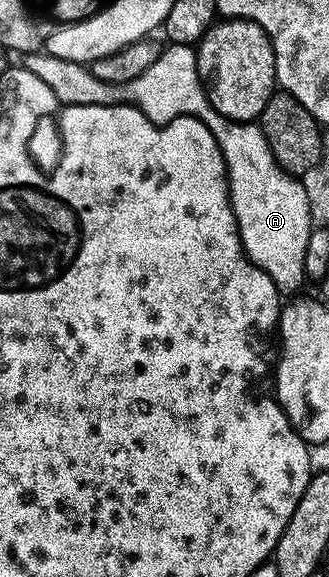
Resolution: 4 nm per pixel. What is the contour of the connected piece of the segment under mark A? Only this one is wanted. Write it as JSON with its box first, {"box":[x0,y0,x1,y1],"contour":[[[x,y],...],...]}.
{"box":[21,44,312,294],"contour":[[[167,44],[162,54],[144,71],[144,75],[136,75],[127,85],[120,85],[103,81],[100,77],[94,77],[89,68],[81,61],[65,61],[56,59],[51,53],[39,51],[30,53],[23,61],[21,68],[32,71],[36,79],[44,79],[50,88],[50,96],[55,102],[62,101],[63,106],[68,105],[108,105],[117,106],[118,101],[127,97],[139,110],[141,116],[147,117],[153,125],[164,126],[177,117],[195,117],[212,131],[216,143],[222,149],[226,160],[226,175],[230,183],[230,206],[234,208],[234,214],[238,220],[238,234],[242,236],[242,246],[246,249],[246,256],[256,267],[260,267],[276,283],[279,294],[294,293],[301,287],[302,281],[307,280],[304,257],[308,251],[308,241],[312,232],[310,225],[310,197],[306,194],[307,186],[301,185],[297,176],[285,173],[285,171],[274,161],[272,151],[268,147],[268,139],[264,139],[262,126],[258,123],[247,123],[245,121],[233,121],[222,117],[212,107],[212,103],[206,98],[206,89],[202,80],[198,78],[198,55],[191,46]]]}

